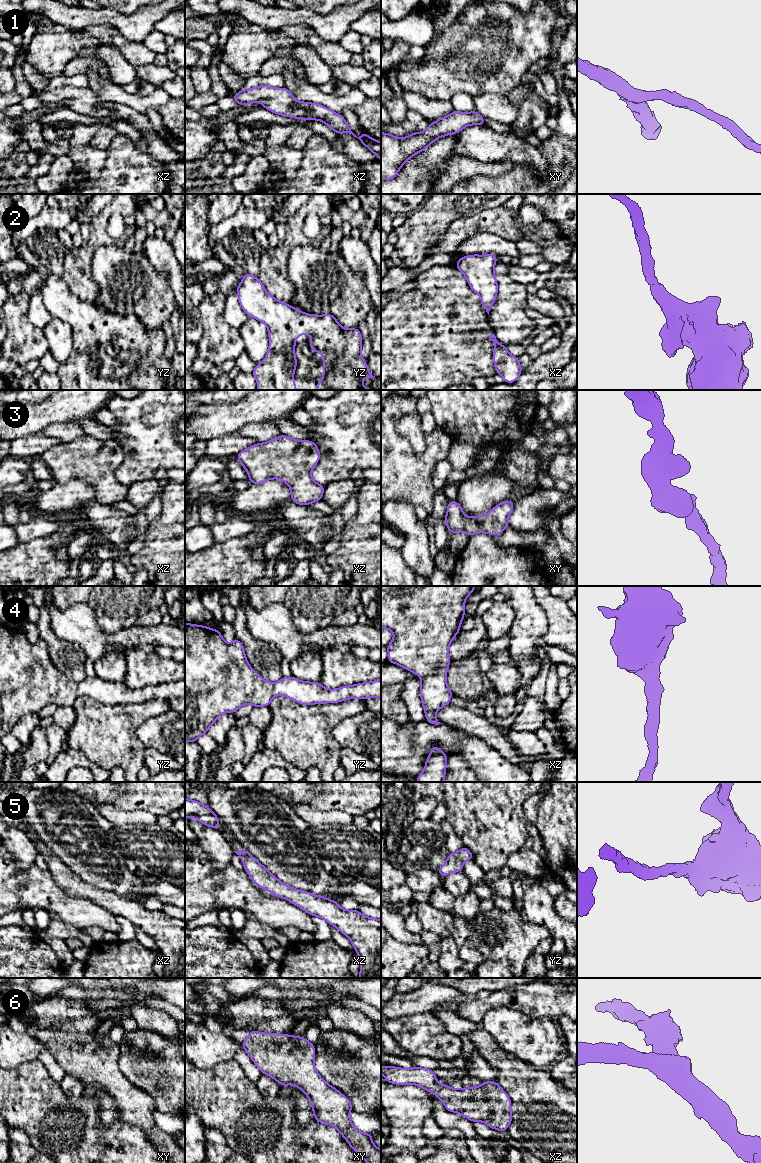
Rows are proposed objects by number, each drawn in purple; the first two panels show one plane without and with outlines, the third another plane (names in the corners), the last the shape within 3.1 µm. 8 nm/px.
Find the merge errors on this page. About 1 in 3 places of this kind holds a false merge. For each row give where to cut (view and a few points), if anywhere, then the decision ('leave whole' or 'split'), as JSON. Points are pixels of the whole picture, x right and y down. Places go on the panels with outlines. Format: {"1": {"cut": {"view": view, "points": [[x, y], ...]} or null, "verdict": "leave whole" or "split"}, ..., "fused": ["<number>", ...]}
{"1": {"cut": null, "verdict": "leave whole"}, "2": {"cut": null, "verdict": "leave whole"}, "3": {"cut": null, "verdict": "leave whole"}, "4": {"cut": null, "verdict": "leave whole"}, "5": {"cut": null, "verdict": "leave whole"}, "6": {"cut": null, "verdict": "leave whole"}, "fused": []}

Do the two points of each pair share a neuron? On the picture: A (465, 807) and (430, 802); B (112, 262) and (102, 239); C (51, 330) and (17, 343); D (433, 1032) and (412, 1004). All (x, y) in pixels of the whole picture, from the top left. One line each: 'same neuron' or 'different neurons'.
A: different neurons
B: different neurons
C: different neurons
D: different neurons

